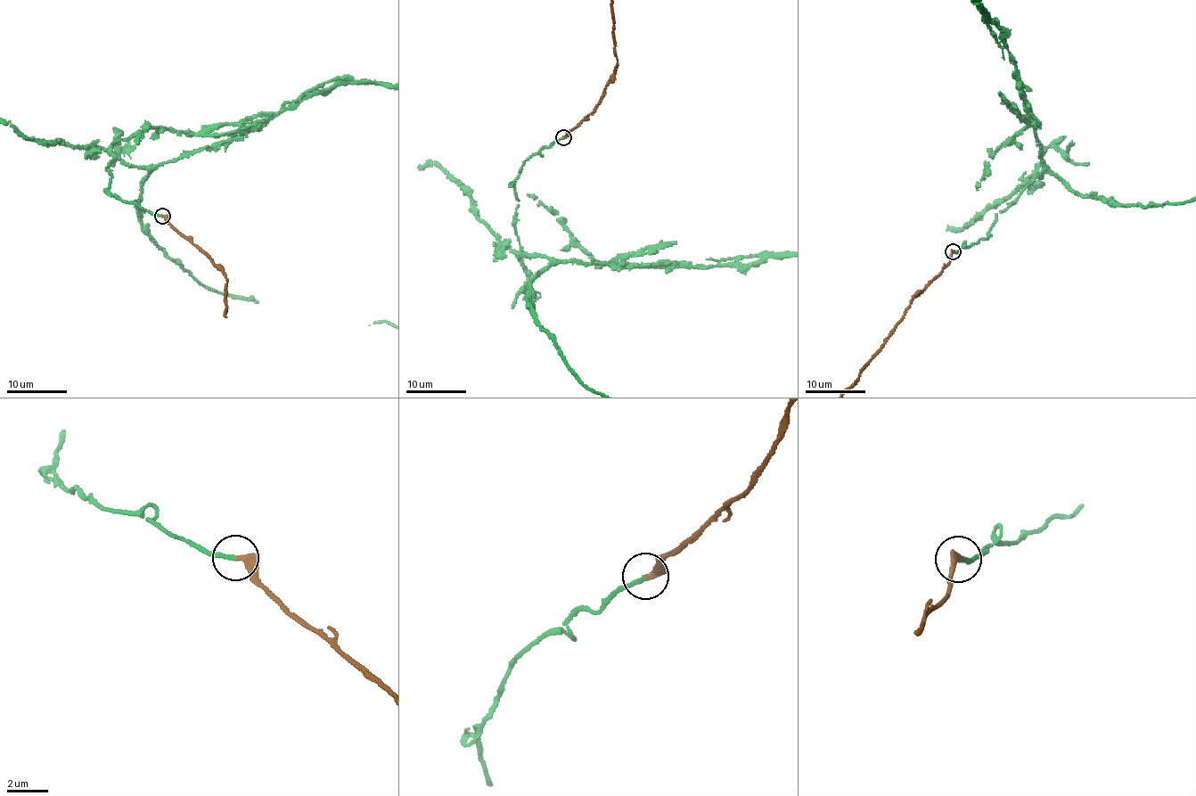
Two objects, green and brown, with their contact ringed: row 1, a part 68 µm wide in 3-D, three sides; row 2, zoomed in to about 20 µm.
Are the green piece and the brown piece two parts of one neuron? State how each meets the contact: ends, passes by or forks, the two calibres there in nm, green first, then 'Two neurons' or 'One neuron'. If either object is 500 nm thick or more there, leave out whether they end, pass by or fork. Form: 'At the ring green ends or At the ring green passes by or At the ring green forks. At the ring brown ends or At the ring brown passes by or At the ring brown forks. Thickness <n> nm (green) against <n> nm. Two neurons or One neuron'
At the ring green ends. At the ring brown ends. Thickness 170 nm (green) against 240 nm. One neuron

